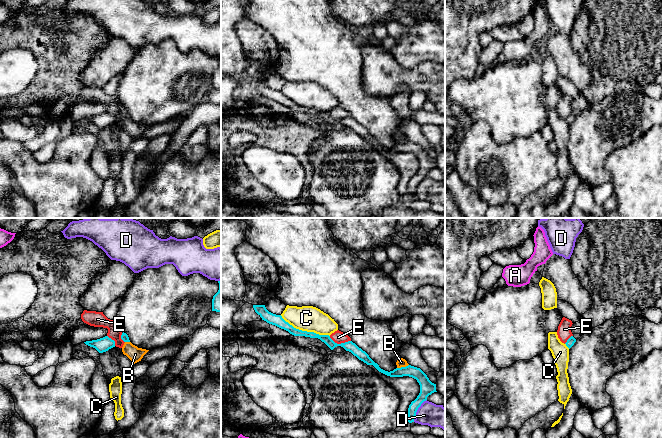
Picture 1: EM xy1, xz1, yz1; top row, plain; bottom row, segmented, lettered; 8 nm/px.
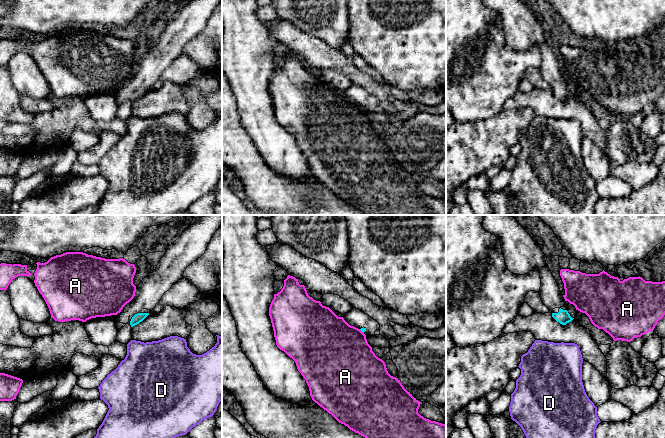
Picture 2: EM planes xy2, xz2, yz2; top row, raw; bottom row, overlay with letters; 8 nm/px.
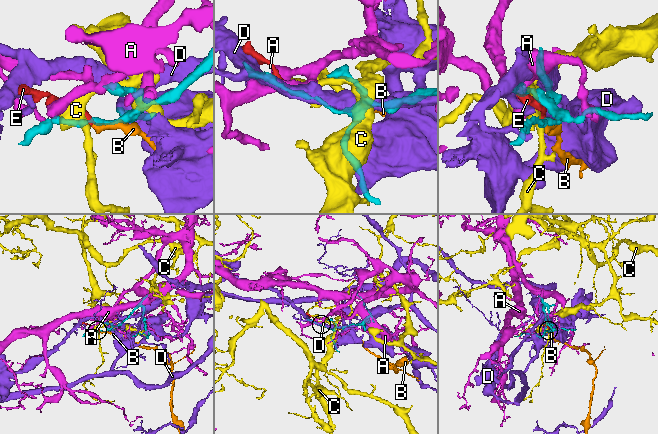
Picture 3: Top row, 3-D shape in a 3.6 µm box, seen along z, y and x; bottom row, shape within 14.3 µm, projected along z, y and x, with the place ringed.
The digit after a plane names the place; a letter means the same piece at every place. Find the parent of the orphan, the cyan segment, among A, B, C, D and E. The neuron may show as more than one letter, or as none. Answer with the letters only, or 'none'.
none

